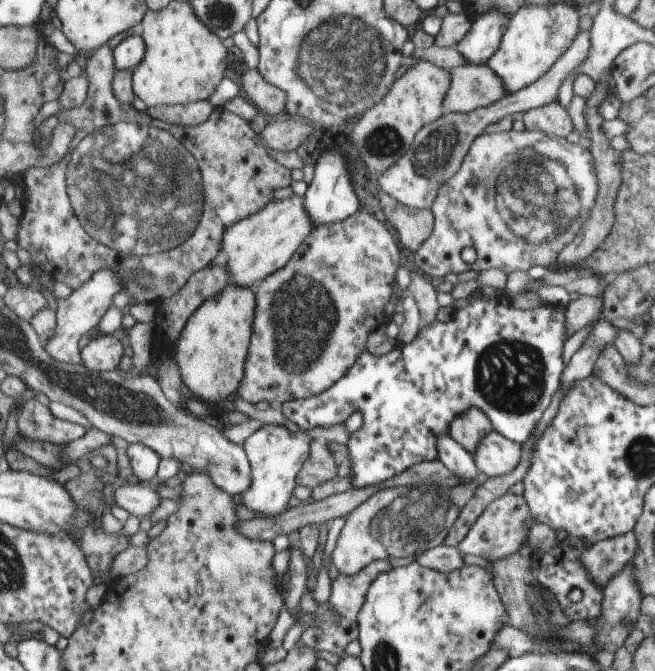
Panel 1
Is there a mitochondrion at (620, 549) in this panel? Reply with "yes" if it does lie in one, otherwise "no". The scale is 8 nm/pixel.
no

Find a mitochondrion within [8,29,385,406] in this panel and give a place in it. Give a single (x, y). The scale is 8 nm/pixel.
(138, 188)

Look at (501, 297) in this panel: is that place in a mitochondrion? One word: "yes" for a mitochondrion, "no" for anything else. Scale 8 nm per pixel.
no

